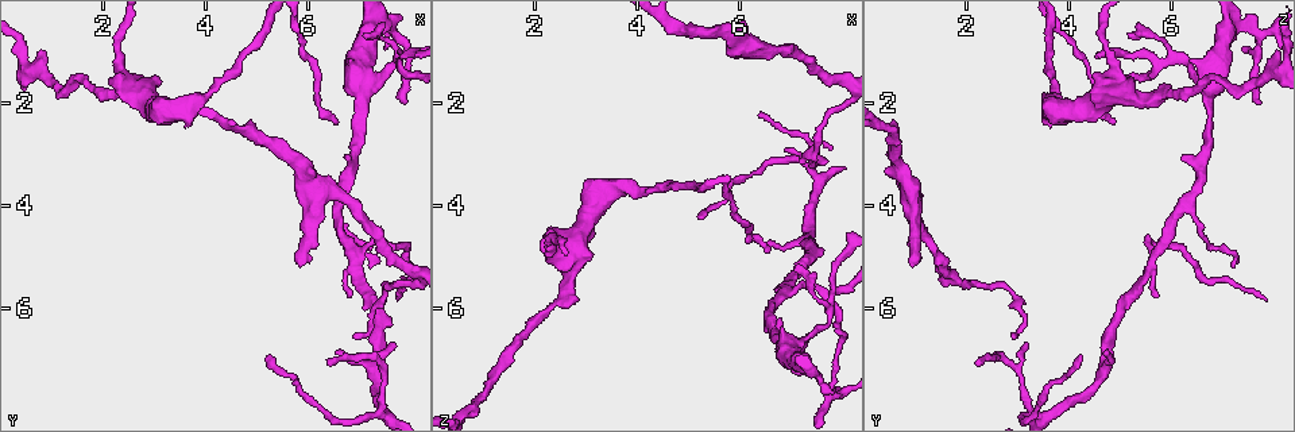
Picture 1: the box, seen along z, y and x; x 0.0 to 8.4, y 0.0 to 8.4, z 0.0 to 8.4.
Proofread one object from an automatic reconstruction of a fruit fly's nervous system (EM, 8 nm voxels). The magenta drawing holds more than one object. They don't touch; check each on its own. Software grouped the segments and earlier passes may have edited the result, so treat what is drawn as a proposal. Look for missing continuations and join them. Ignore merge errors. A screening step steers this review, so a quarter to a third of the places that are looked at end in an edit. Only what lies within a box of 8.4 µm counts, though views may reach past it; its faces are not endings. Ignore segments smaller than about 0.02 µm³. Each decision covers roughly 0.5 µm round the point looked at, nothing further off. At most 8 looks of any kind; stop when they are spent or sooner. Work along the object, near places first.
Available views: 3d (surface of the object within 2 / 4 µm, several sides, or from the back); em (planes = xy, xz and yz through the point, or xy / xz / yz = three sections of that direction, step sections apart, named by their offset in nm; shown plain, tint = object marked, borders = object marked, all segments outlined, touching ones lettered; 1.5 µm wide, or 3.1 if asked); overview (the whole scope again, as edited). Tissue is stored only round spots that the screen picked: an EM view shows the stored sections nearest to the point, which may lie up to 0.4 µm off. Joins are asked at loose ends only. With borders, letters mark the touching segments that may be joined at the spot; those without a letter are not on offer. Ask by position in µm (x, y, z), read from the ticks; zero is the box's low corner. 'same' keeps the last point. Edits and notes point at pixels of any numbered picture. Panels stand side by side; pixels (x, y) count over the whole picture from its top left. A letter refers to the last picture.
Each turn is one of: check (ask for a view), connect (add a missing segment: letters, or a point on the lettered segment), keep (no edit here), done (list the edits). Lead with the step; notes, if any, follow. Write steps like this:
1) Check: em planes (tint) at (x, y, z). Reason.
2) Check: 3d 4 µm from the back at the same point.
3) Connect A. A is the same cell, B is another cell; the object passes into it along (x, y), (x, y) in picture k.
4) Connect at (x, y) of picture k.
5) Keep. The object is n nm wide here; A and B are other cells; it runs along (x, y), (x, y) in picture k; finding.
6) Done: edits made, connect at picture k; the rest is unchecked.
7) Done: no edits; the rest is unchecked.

Check: em xz step 4 (borders) at (5.30, 7.00, 4.25).

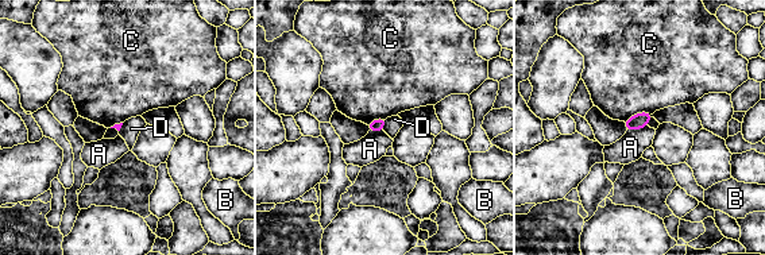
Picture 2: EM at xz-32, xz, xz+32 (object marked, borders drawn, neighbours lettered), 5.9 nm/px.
Check: em planes (borders) at the same point.

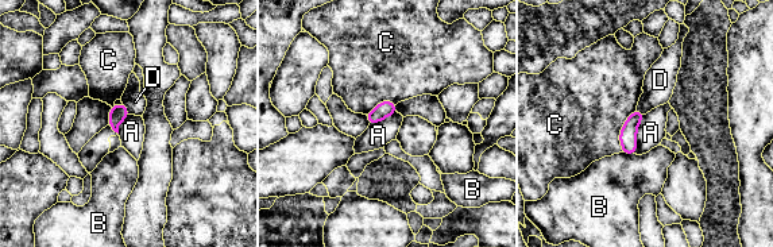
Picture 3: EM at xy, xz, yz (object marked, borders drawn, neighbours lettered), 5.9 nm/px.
Keep. The longest contact is with C, 280 nm; A, B, C and D are other cells; none of them fits.

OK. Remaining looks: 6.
Check: em xz step 4 (tint) at (6.80, 5.80, 5.80). Thin end.

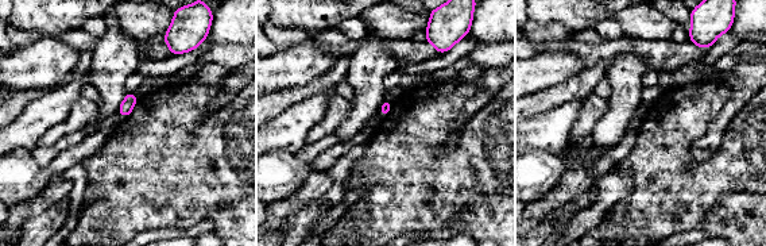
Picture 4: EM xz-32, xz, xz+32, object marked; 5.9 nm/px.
Check: em xz step 4 (borders) at the same point.

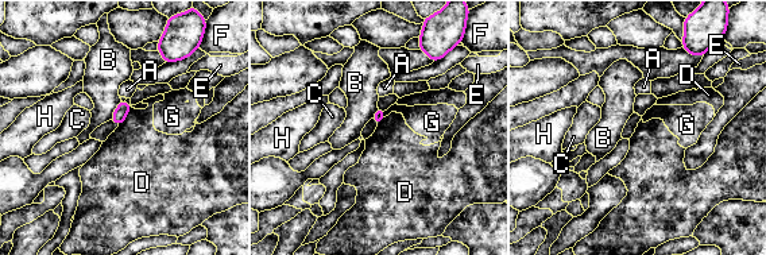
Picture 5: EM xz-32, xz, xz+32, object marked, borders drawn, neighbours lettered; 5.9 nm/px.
Keep. A, B, C, D, E, F, G and H are other cells; a border runs along (131, 107), (126, 119), (118, 127) in picture 5; none of them fits.

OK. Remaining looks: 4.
Check: em planes (plain) at (6.55, 2.40, 4.90). Branch stops here.

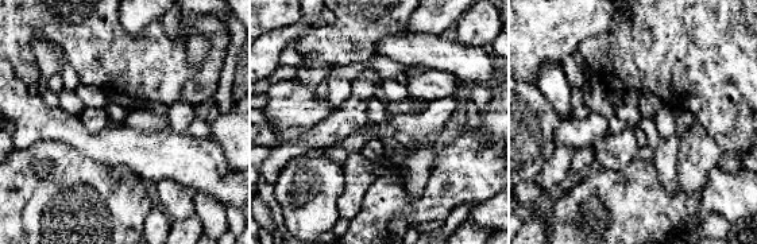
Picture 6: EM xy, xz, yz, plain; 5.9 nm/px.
Check: em planes (borders) at the same point. What lies round it.

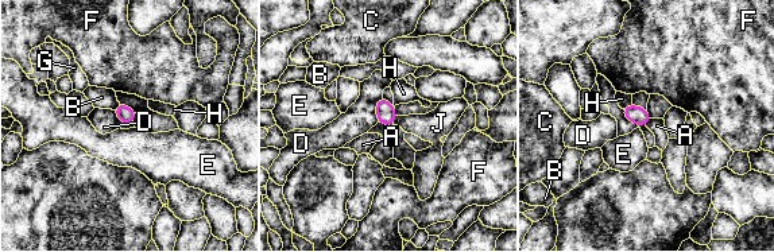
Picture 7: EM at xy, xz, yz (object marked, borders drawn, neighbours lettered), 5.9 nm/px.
Keep. The longest contact is with D, 160 nm; A, B, C, D, E, F, G, H and J are other cells; a border runs along (651, 119), (645, 124) in picture 7; none of them fits.

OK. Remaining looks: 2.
Done: no edits; the rest is unchecked.

